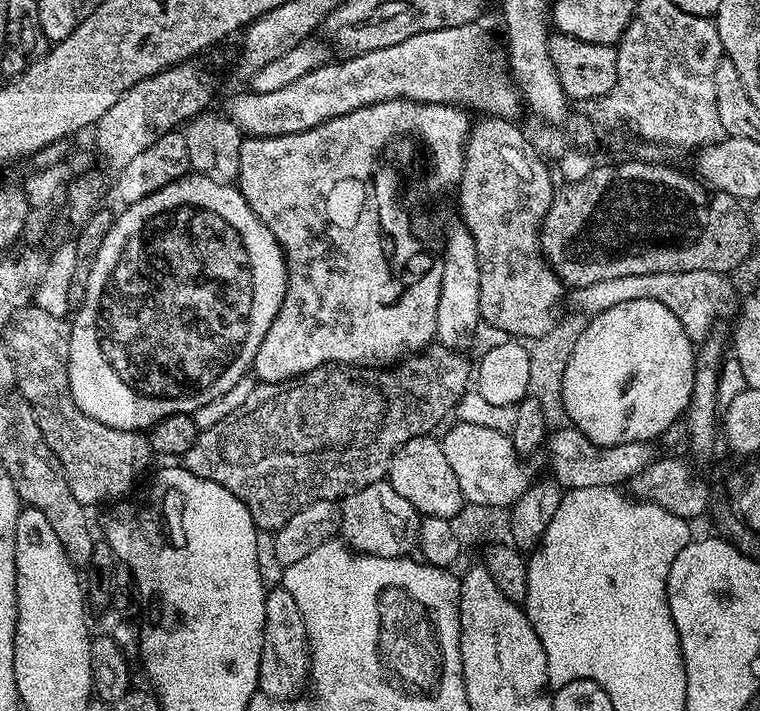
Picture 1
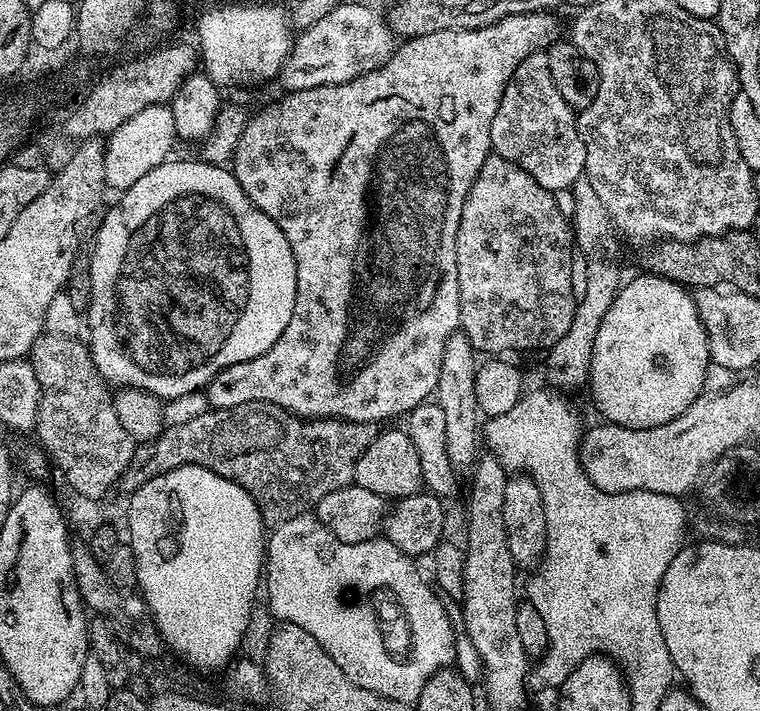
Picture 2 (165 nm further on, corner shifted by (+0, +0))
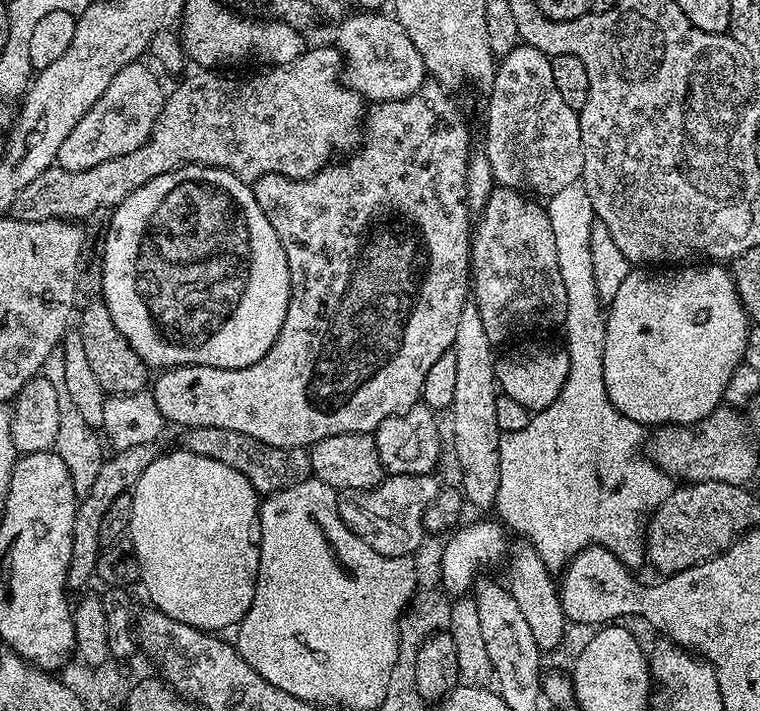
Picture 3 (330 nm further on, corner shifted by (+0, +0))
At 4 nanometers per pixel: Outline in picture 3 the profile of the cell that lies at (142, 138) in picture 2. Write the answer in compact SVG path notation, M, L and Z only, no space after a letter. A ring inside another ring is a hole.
M144 62L118 70L118 74L114 74L114 82L106 86L106 94L102 94L102 98L90 106L78 126L70 130L66 142L62 142L56 155L56 164L71 172L90 170L102 162L130 154L130 150L138 150L138 146L146 142L150 130L154 130L154 122L165 99L165 89L160 89L155 74Z

